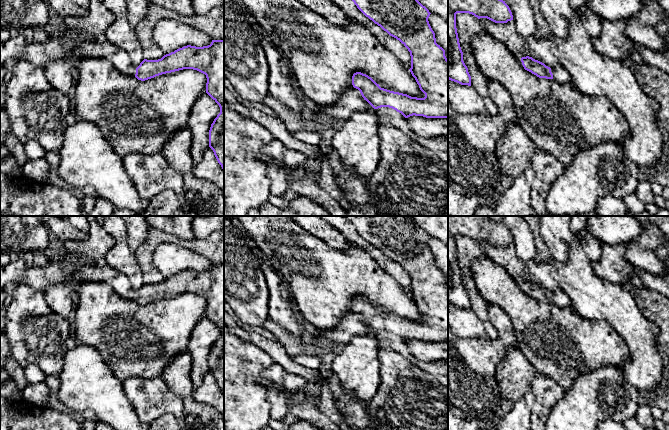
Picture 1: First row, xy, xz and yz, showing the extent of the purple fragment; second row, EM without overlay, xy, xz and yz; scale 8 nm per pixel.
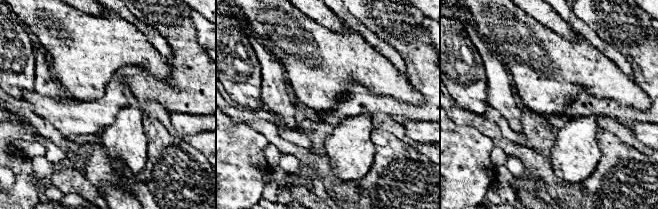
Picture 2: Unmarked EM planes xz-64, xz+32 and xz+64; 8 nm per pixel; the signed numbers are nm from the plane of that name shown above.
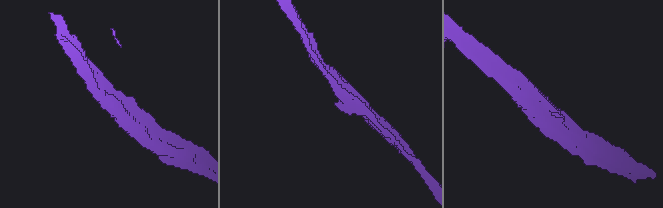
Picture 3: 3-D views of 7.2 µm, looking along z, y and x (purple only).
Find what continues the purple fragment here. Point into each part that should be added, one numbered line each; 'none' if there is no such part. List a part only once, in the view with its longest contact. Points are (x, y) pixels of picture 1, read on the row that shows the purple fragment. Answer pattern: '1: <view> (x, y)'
1: xz (351, 100)

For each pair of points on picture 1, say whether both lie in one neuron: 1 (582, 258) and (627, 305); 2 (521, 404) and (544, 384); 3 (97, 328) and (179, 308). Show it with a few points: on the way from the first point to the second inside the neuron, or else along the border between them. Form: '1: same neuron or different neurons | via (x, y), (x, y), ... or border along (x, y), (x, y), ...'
1: same neuron | via (583, 272), (613, 302)
2: different neurons | border along (535, 396), (531, 393), (525, 393), (512, 407)
3: same neuron | via (117, 328), (159, 328)

